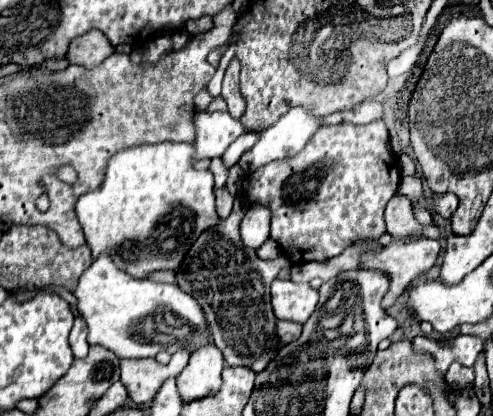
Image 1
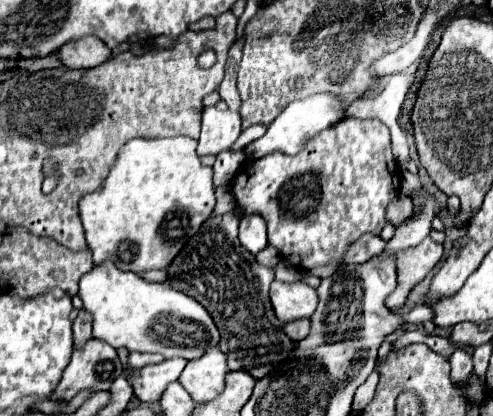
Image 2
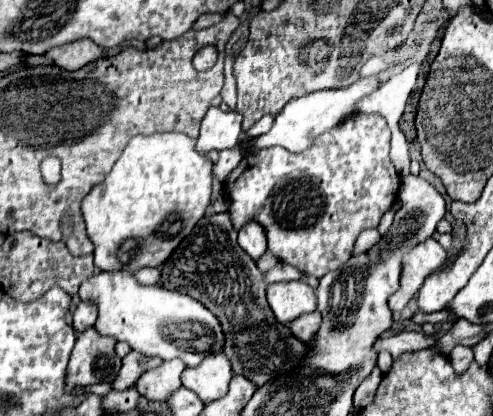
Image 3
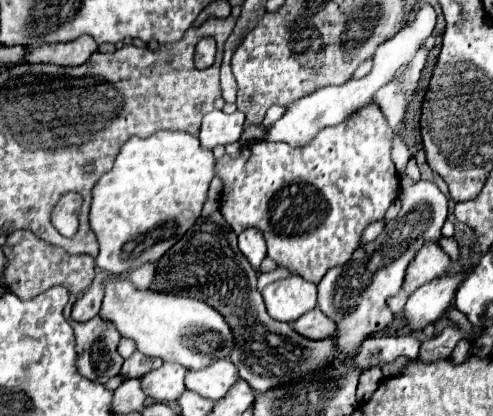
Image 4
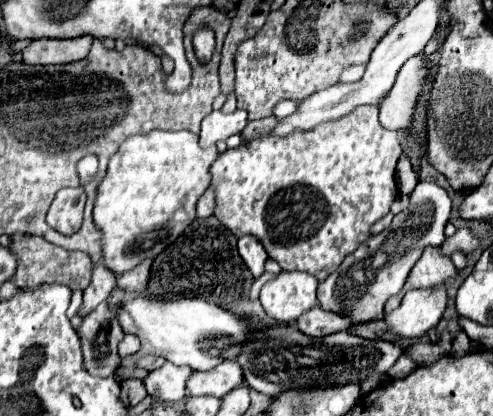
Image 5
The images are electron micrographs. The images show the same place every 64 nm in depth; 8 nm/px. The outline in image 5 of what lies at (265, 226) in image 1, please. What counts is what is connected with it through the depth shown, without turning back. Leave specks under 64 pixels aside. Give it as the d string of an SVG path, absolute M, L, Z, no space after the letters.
M242 236L238 238L238 252L246 266L250 268L250 272L254 274L254 278L258 278L264 272L264 262L268 258L264 246L254 236Z

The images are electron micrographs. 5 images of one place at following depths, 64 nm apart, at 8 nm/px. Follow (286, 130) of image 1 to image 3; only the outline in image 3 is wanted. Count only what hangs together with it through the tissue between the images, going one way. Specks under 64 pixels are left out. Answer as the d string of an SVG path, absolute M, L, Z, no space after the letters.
M370 76L370 78L362 78L360 82L352 84L350 88L338 88L338 90L318 90L312 92L308 96L290 100L282 112L274 118L274 124L270 128L270 132L258 136L254 140L254 148L272 148L272 146L282 146L288 152L302 152L304 148L308 148L312 144L312 140L316 136L320 136L322 132L338 126L342 120L346 120L352 114L354 104L368 96L370 92L374 92L378 88L378 78Z

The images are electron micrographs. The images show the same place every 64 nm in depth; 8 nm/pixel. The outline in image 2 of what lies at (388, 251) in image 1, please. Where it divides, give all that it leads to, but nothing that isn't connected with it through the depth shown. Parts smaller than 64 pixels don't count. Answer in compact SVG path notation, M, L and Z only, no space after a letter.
M424 238L418 246L396 252L396 274L398 284L396 290L386 298L386 306L390 310L398 310L404 306L408 292L440 262L444 250L442 244L432 238Z

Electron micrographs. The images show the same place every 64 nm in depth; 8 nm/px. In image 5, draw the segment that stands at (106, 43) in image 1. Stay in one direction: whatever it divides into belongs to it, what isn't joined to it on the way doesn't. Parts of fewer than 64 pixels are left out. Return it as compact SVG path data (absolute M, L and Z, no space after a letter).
M80 36L72 40L34 40L22 52L22 62L26 64L68 64L84 60L92 46L92 36Z

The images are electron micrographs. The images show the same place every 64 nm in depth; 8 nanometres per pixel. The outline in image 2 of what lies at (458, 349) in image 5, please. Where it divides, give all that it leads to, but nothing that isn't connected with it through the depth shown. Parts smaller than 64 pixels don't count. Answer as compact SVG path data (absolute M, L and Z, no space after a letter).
M458 350L452 354L450 358L450 376L454 384L464 384L464 380L468 380L468 376L472 374L472 358L468 358L468 354L464 354L464 350Z

